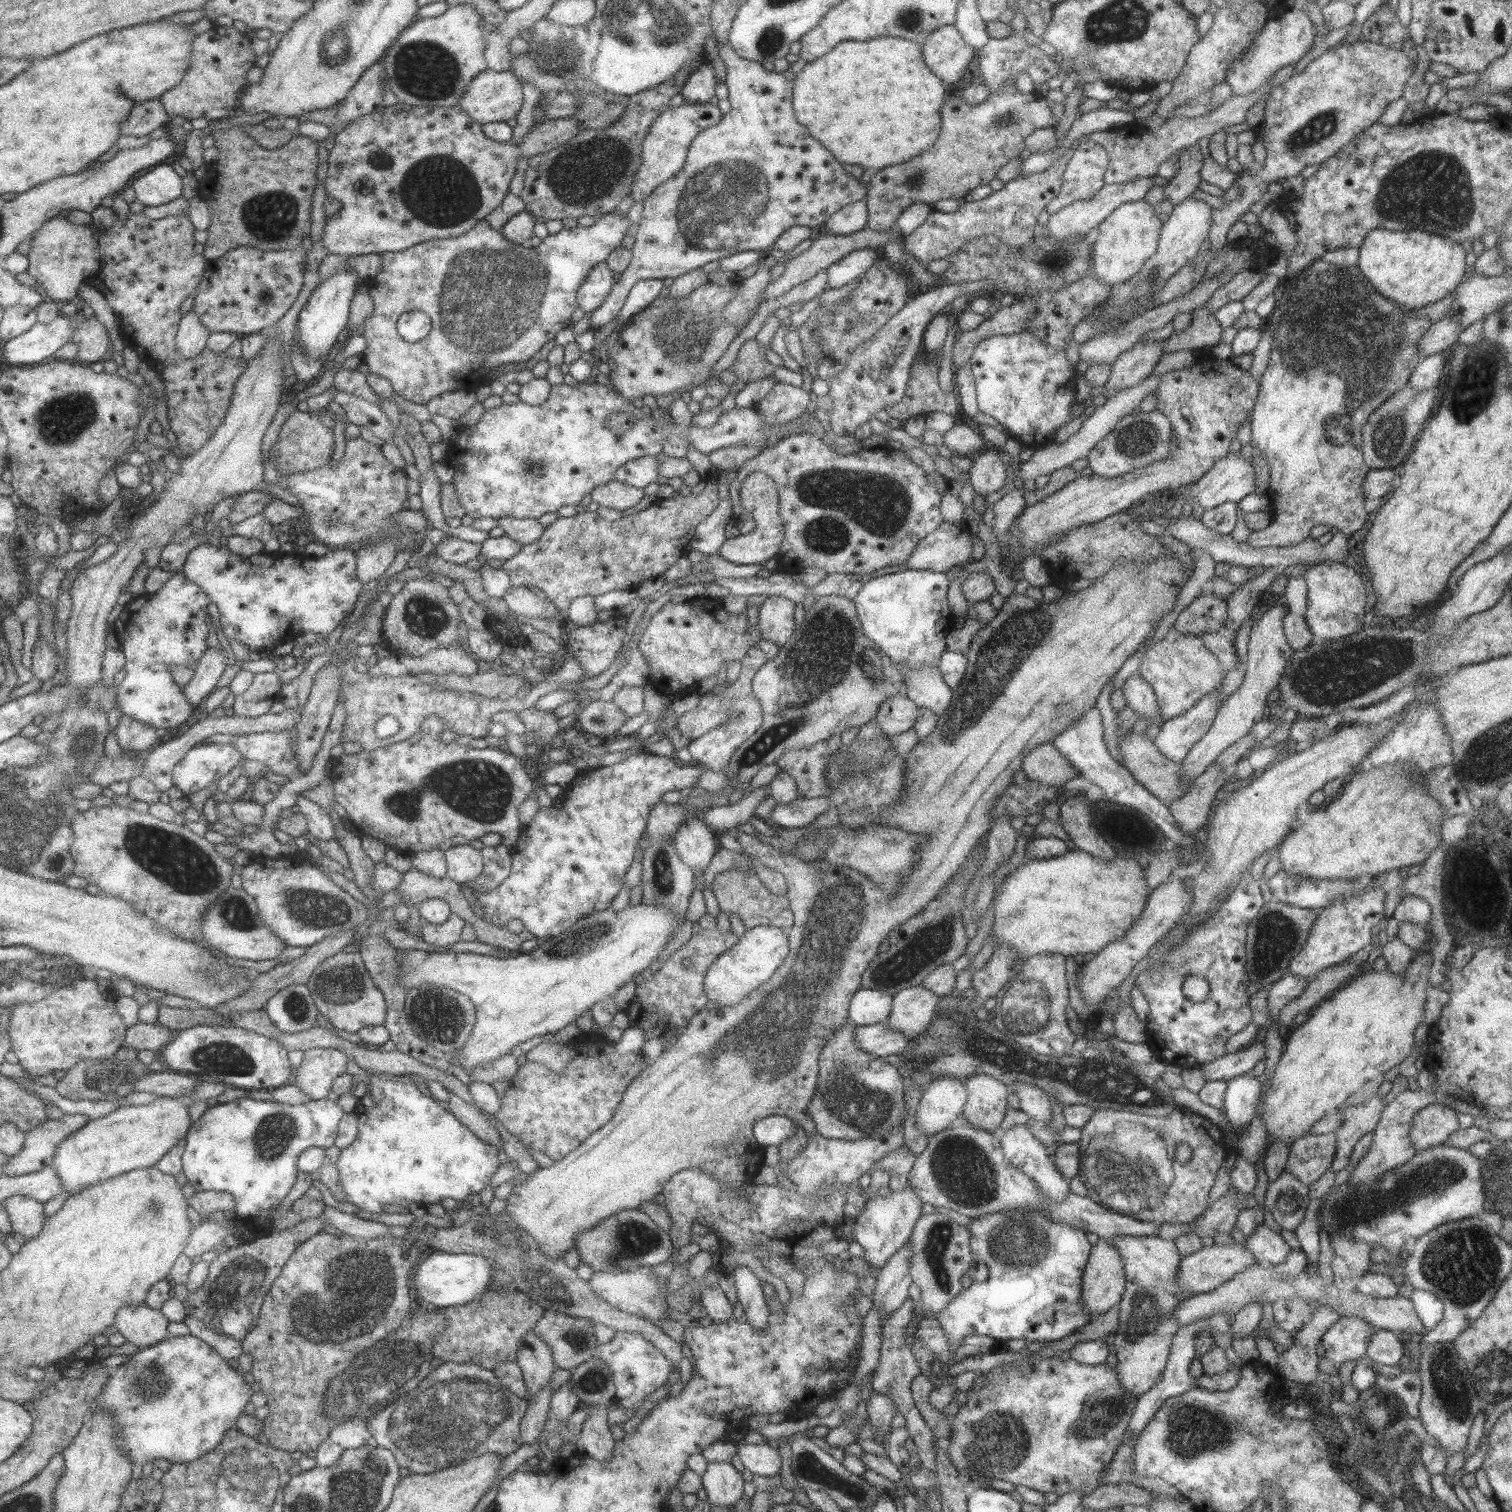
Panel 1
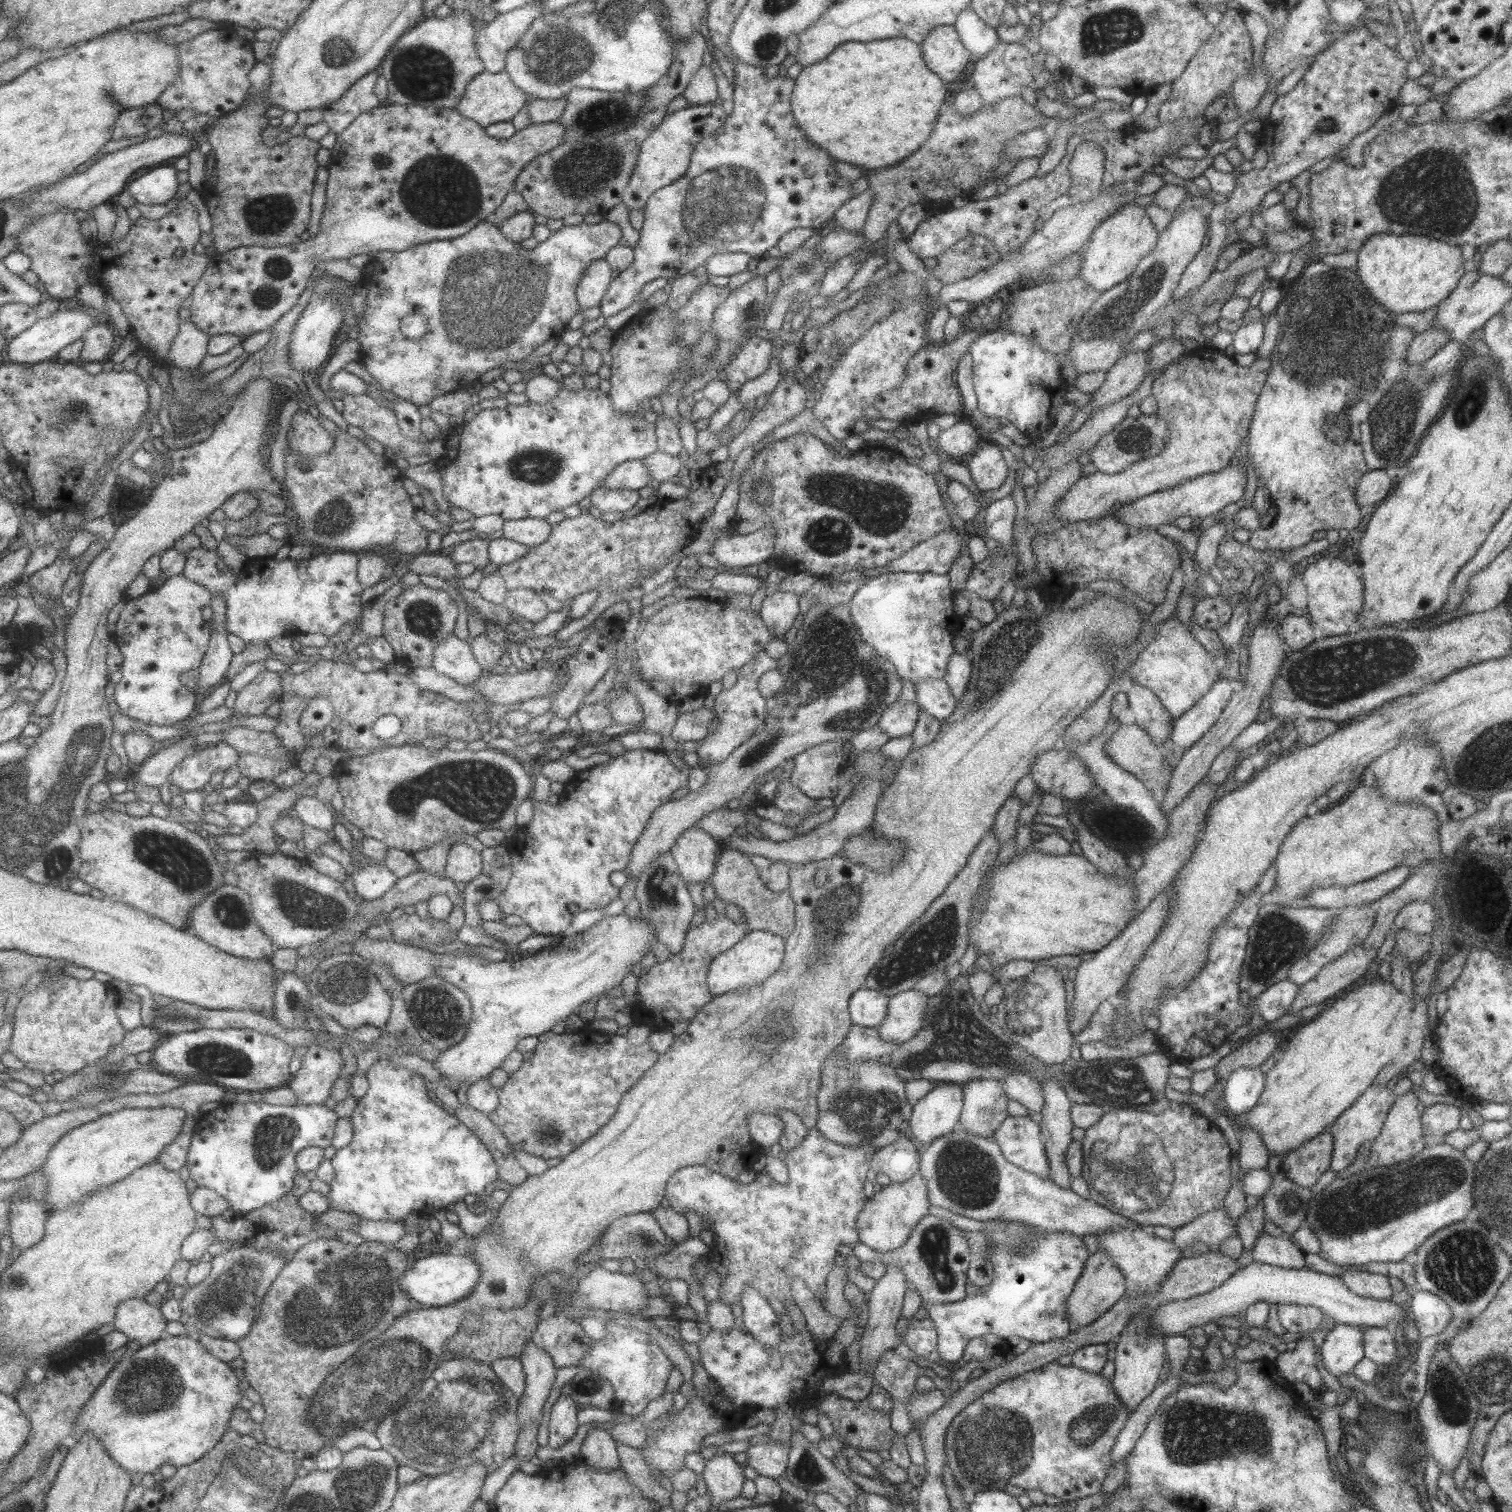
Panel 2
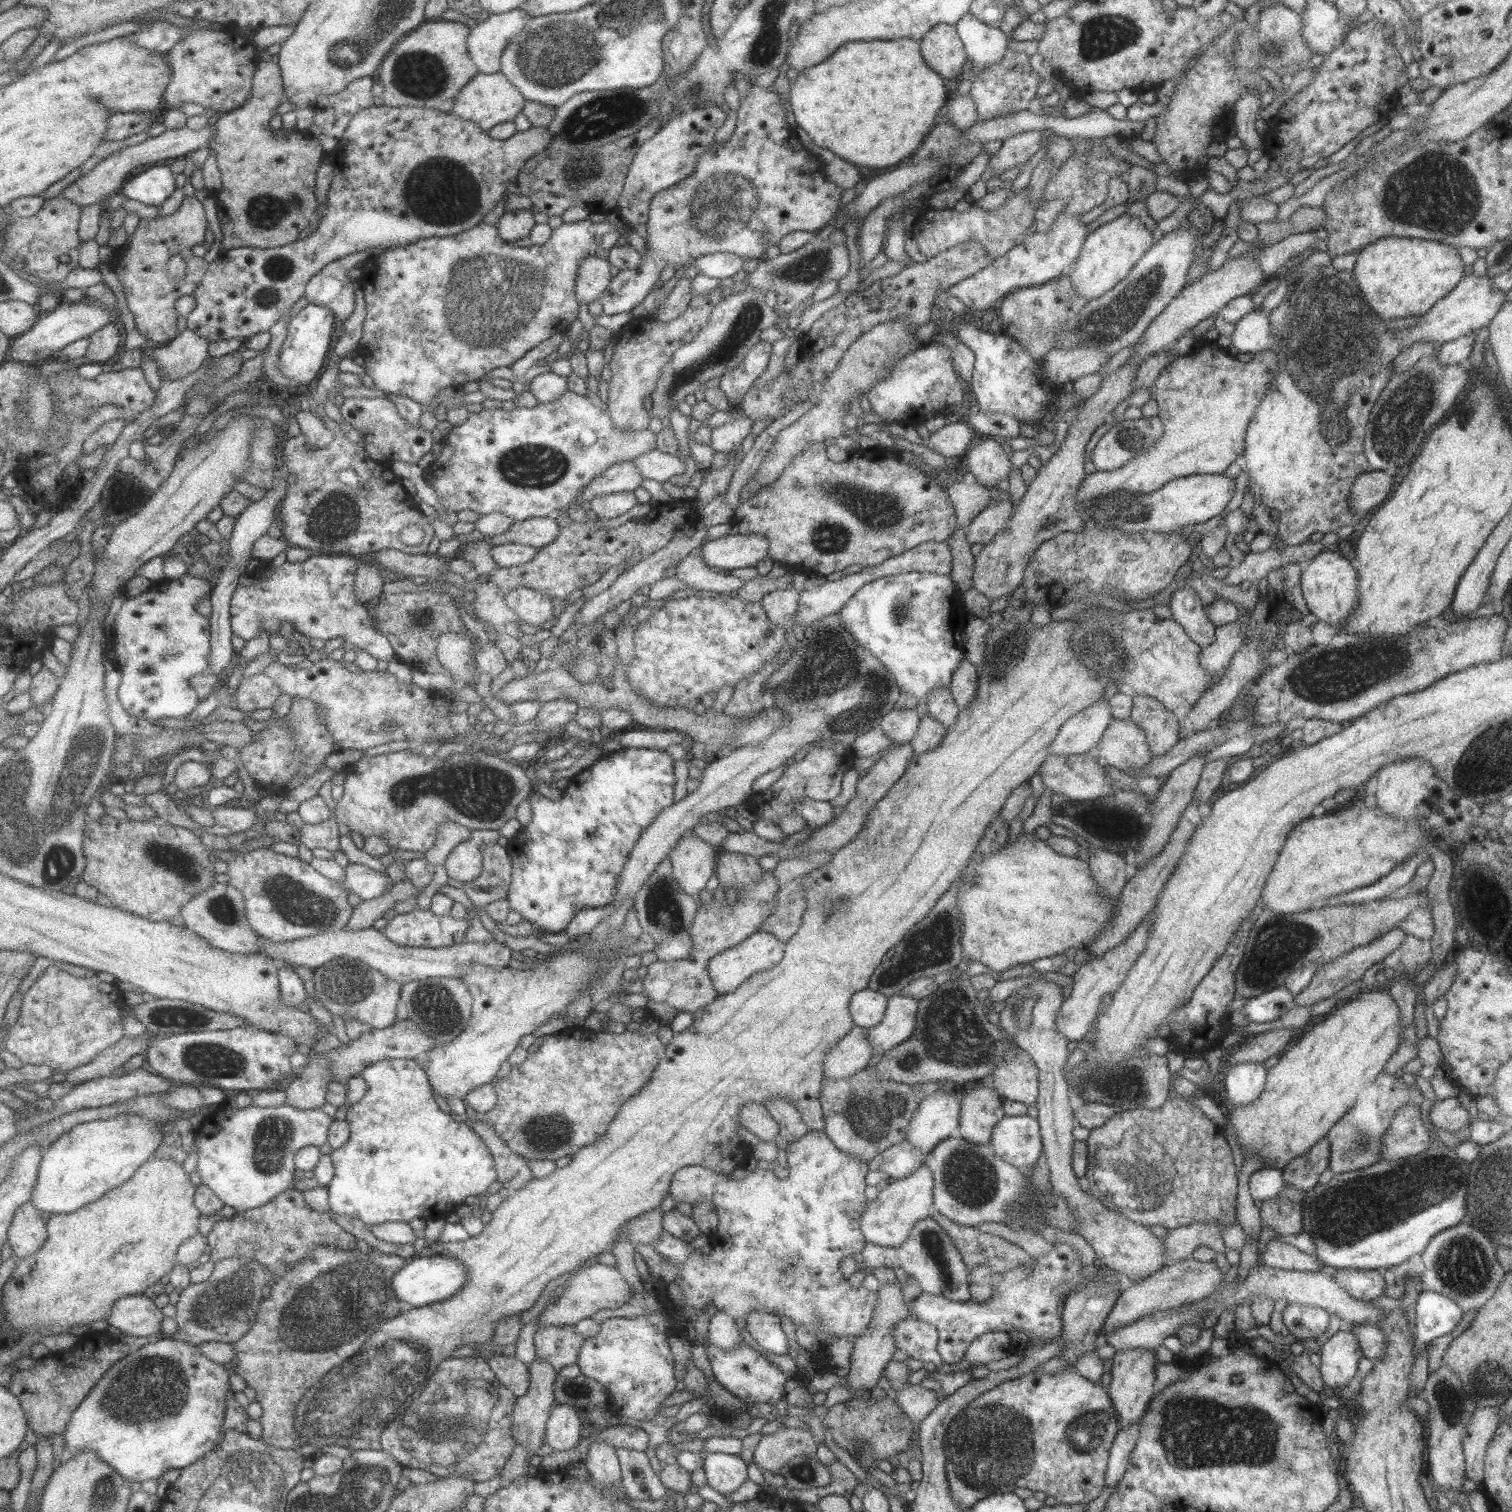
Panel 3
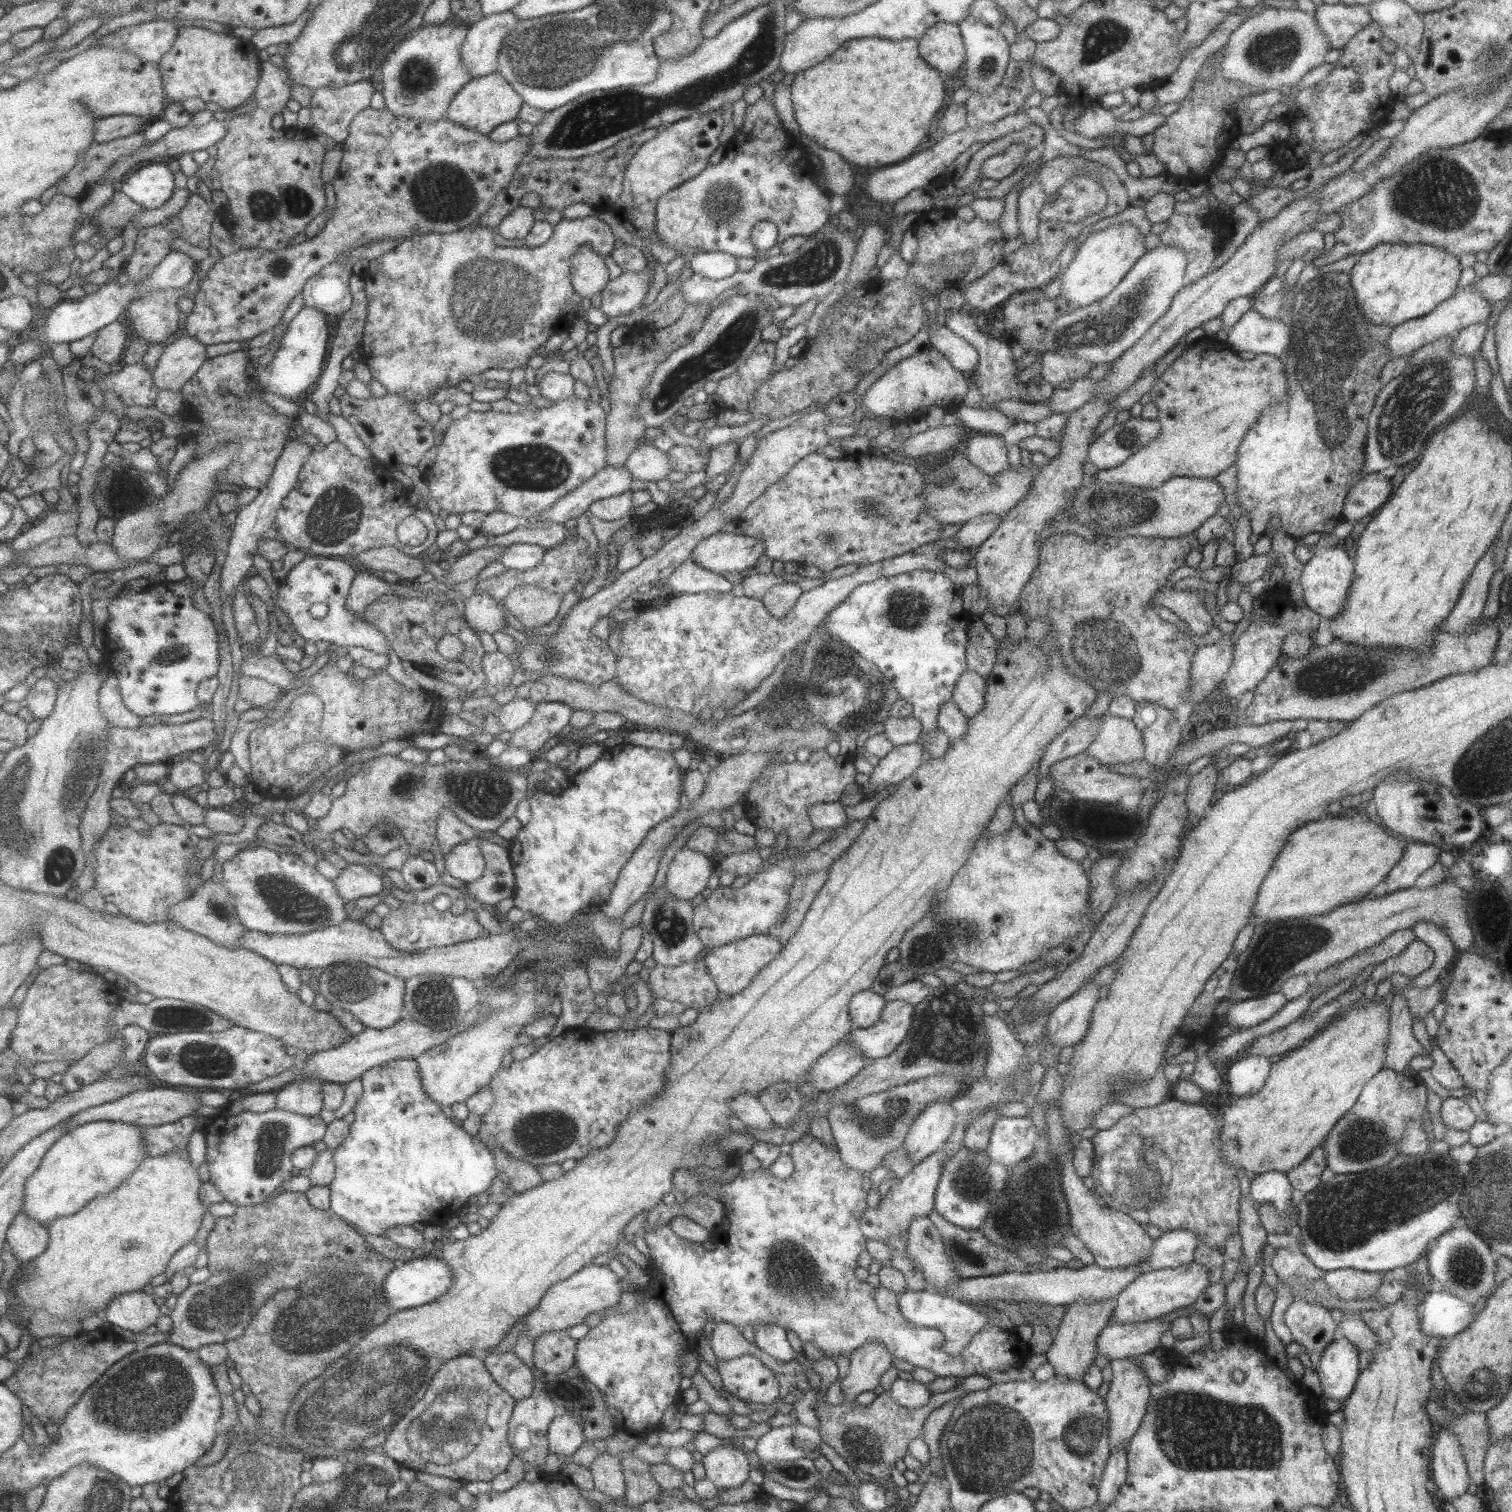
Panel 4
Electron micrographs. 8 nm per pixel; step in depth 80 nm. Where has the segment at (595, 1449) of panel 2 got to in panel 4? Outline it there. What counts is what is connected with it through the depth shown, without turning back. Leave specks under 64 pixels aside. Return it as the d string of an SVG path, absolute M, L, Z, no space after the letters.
M603 1452L595 1456L587 1468L592 1476L594 1488L599 1492L615 1499L624 1496L625 1481L617 1457Z

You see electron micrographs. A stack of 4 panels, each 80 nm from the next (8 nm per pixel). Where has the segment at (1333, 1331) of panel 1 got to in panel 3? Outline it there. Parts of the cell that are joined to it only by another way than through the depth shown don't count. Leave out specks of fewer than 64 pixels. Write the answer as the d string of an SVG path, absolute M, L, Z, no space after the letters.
M1339 1328L1335 1334L1320 1344L1318 1354L1321 1360L1318 1371L1324 1384L1331 1388L1333 1392L1334 1388L1347 1386L1349 1380L1353 1378L1353 1374L1358 1370L1358 1360L1362 1357L1362 1350L1351 1331L1346 1328Z

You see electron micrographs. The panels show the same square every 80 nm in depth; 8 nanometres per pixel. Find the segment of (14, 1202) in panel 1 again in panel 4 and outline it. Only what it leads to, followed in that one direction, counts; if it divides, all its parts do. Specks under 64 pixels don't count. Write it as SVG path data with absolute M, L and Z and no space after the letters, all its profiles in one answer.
M21 1212L7 1232L7 1245L18 1261L26 1263L47 1252L51 1242L48 1226Z

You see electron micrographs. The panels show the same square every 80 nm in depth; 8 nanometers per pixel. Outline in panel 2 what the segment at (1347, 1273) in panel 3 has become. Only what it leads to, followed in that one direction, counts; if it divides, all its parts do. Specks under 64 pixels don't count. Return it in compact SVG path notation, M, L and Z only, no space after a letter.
M1351 1266L1338 1276L1341 1282L1357 1296L1381 1301L1394 1293L1389 1278Z

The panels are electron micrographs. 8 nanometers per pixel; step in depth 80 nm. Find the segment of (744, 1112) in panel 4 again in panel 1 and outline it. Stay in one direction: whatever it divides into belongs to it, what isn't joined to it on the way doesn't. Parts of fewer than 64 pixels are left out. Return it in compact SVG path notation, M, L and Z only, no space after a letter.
M766 1116L755 1121L752 1133L762 1147L778 1147L794 1135L794 1122L786 1116Z

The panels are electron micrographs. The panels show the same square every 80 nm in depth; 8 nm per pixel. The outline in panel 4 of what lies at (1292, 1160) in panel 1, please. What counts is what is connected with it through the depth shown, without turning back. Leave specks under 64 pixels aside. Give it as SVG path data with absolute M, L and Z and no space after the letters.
M1322 1144L1317 1145L1299 1163L1285 1174L1295 1194L1311 1192L1321 1182L1321 1174L1326 1169L1325 1151Z

